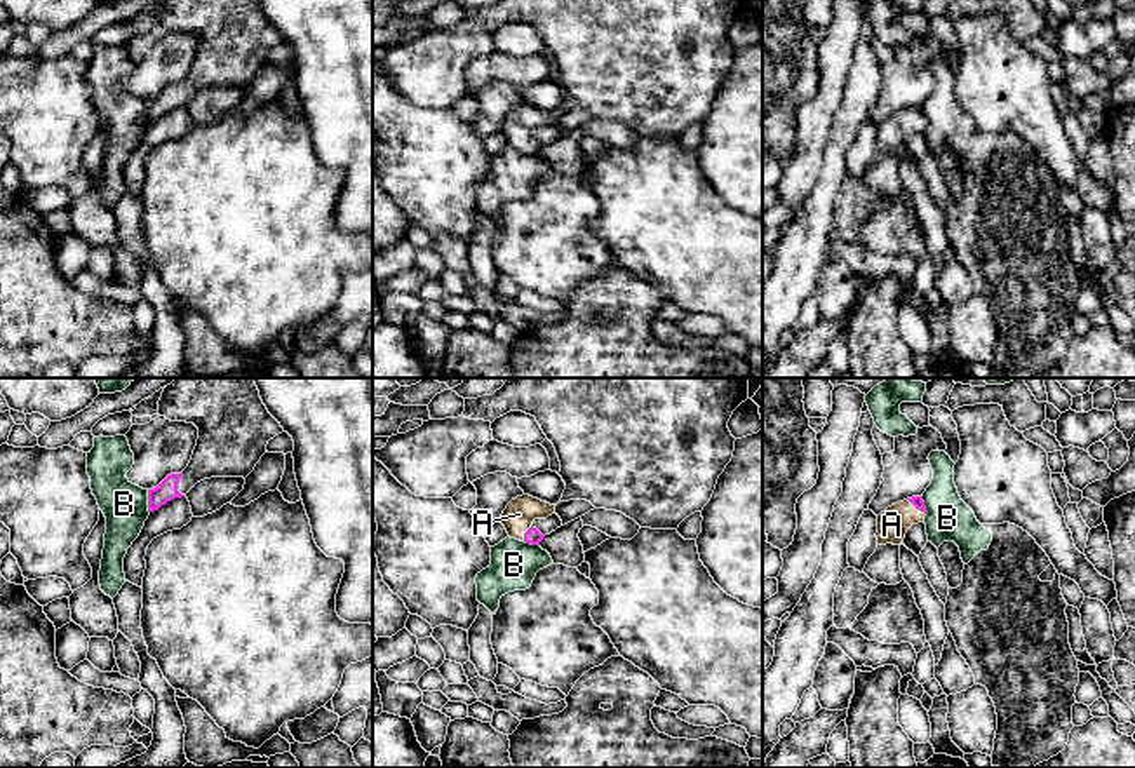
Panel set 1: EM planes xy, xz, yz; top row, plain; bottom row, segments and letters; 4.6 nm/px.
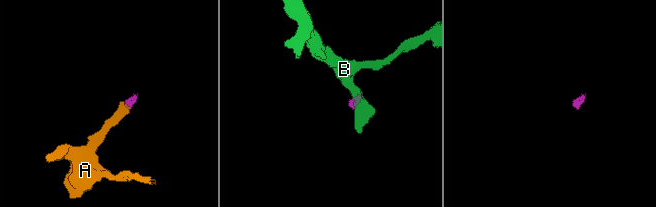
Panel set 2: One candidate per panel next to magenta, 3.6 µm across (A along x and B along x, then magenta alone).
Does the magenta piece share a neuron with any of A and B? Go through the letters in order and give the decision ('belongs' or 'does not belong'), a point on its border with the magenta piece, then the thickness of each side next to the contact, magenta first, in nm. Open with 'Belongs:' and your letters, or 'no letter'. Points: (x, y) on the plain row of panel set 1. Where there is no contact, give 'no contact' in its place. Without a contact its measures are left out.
Belongs: A
A: belongs; contact xz (524, 143); calibres 70 and 140 nm
B: does not belong; contact xy (148, 112); calibres 100 and 200 nm

